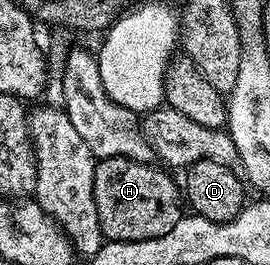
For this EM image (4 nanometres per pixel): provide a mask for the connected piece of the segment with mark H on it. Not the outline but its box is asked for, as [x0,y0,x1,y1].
[94,157,184,241]

